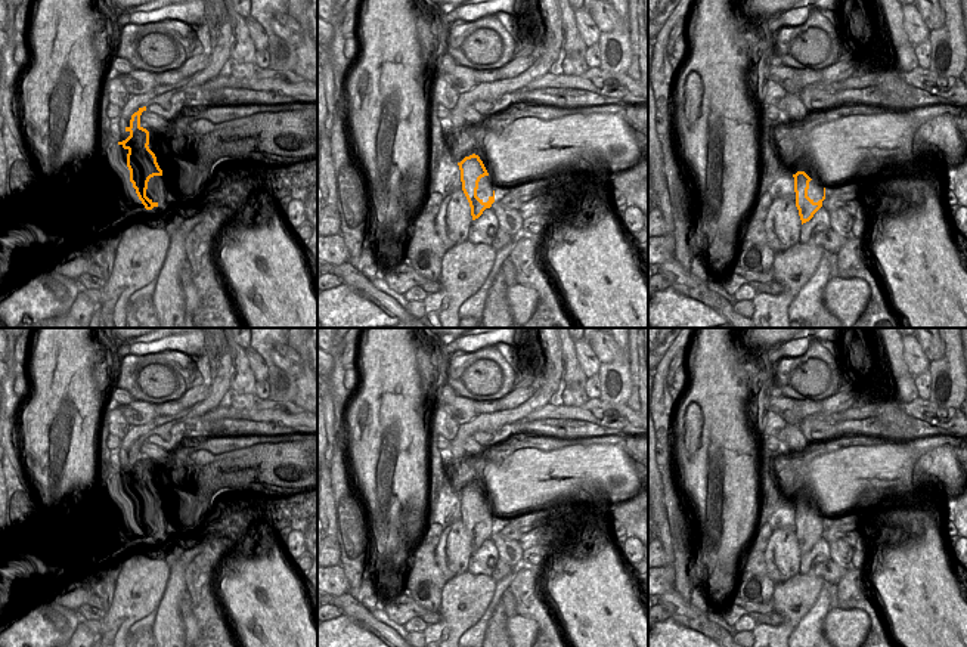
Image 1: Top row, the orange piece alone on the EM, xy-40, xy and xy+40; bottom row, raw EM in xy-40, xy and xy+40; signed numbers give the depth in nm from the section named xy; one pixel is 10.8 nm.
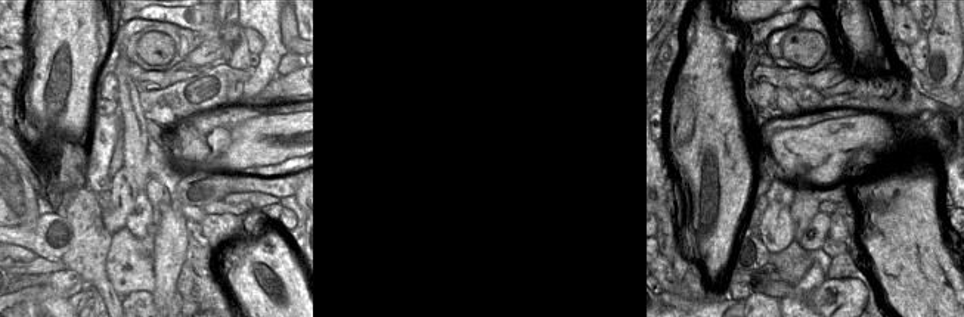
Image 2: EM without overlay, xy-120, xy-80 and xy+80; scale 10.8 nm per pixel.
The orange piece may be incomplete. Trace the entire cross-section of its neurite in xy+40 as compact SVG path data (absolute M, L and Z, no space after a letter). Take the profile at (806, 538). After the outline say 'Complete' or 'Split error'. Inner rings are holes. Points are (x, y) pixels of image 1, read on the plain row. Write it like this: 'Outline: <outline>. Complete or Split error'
Outline: M797 502L793 505L794 508L794 523L796 523L796 538L799 541L799 547L802 555L809 552L813 545L822 538L822 532L825 530L825 518L824 527L815 533L808 527L809 513L812 511L805 502Z. Complete

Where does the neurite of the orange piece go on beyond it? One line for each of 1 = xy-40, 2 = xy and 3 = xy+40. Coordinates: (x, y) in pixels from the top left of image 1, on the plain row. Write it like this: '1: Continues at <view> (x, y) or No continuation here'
1: No continuation here
2: No continuation here
3: No continuation here

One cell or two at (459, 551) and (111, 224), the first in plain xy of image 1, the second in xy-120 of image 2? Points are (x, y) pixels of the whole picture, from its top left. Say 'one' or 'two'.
one

